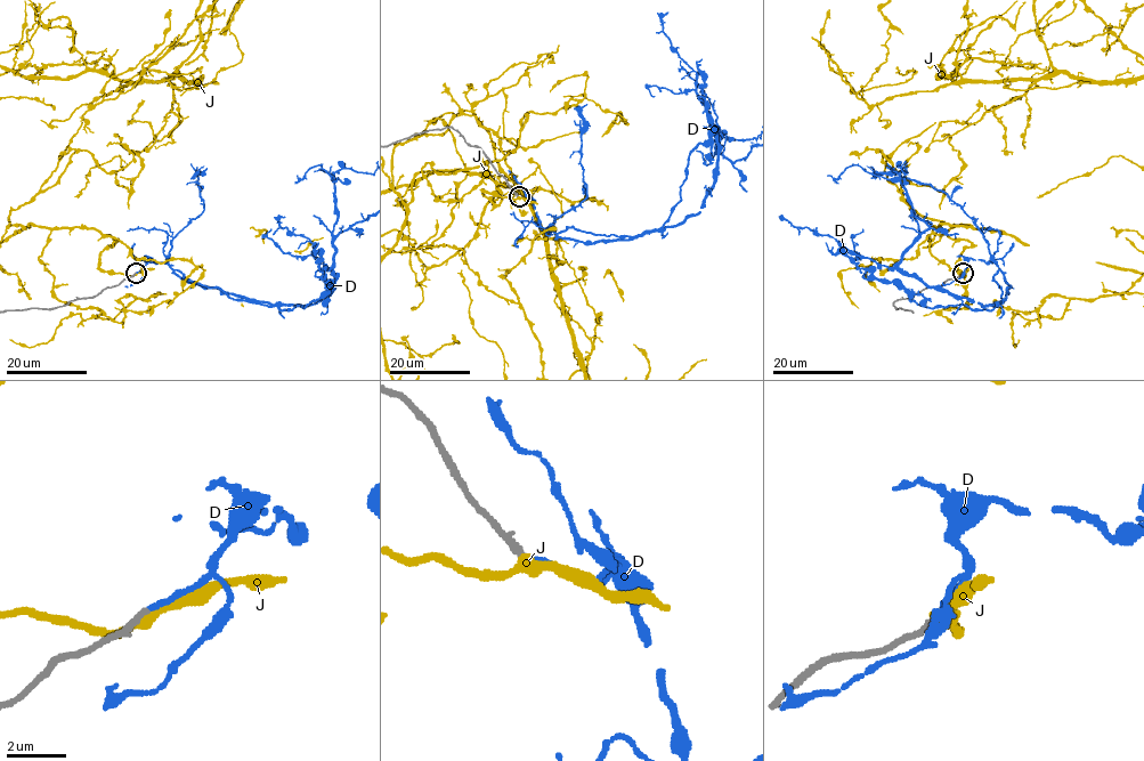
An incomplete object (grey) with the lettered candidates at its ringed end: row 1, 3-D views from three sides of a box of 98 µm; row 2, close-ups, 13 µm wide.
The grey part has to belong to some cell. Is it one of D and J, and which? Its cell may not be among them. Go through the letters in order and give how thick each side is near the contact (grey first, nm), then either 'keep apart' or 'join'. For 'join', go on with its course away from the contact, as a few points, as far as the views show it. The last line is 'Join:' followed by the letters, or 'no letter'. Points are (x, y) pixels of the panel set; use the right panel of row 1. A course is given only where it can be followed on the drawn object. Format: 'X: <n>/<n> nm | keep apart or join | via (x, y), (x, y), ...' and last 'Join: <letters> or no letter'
D: 240/220 nm | join
J: 280/360 nm | keep apart
Join: D

